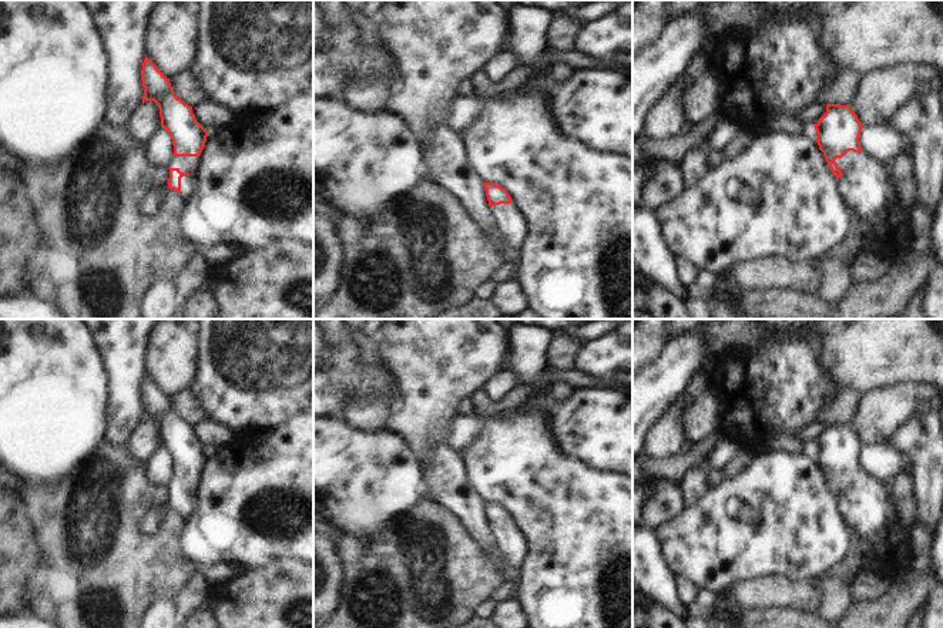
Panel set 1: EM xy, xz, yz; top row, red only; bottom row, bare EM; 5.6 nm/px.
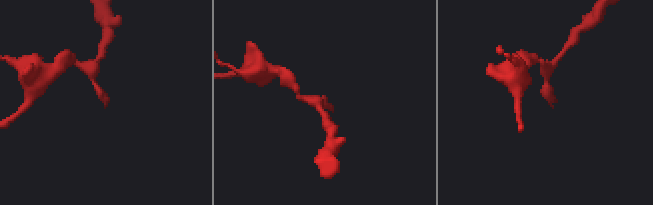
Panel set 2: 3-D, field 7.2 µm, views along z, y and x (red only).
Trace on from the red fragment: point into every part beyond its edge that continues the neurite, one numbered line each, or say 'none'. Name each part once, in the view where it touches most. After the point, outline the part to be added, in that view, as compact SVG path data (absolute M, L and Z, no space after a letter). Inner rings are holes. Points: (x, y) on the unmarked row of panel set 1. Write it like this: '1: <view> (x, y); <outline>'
1: yz (866, 504); M849 470L835 481L843 496L838 497L842 517L849 527L870 543L887 531L893 514L893 503L887 483L869 476L866 471Z

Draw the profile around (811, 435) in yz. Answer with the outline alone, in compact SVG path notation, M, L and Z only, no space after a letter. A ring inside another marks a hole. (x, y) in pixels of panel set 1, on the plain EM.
M815 422L813 424L801 430L796 437L805 440L806 443L816 444L819 437L825 434L825 431L826 431L826 424Z

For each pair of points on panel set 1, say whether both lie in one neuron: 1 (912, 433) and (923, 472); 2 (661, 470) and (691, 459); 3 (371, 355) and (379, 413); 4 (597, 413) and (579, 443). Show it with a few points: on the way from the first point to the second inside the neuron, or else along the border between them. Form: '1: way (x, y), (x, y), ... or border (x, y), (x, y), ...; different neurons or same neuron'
1: way (922, 443), (923, 462); same neuron
2: way (668, 467), (684, 463); same neuron
3: way (383, 369), (391, 376), (389, 399); same neuron
4: way (597, 420), (597, 425), (586, 436); same neuron

